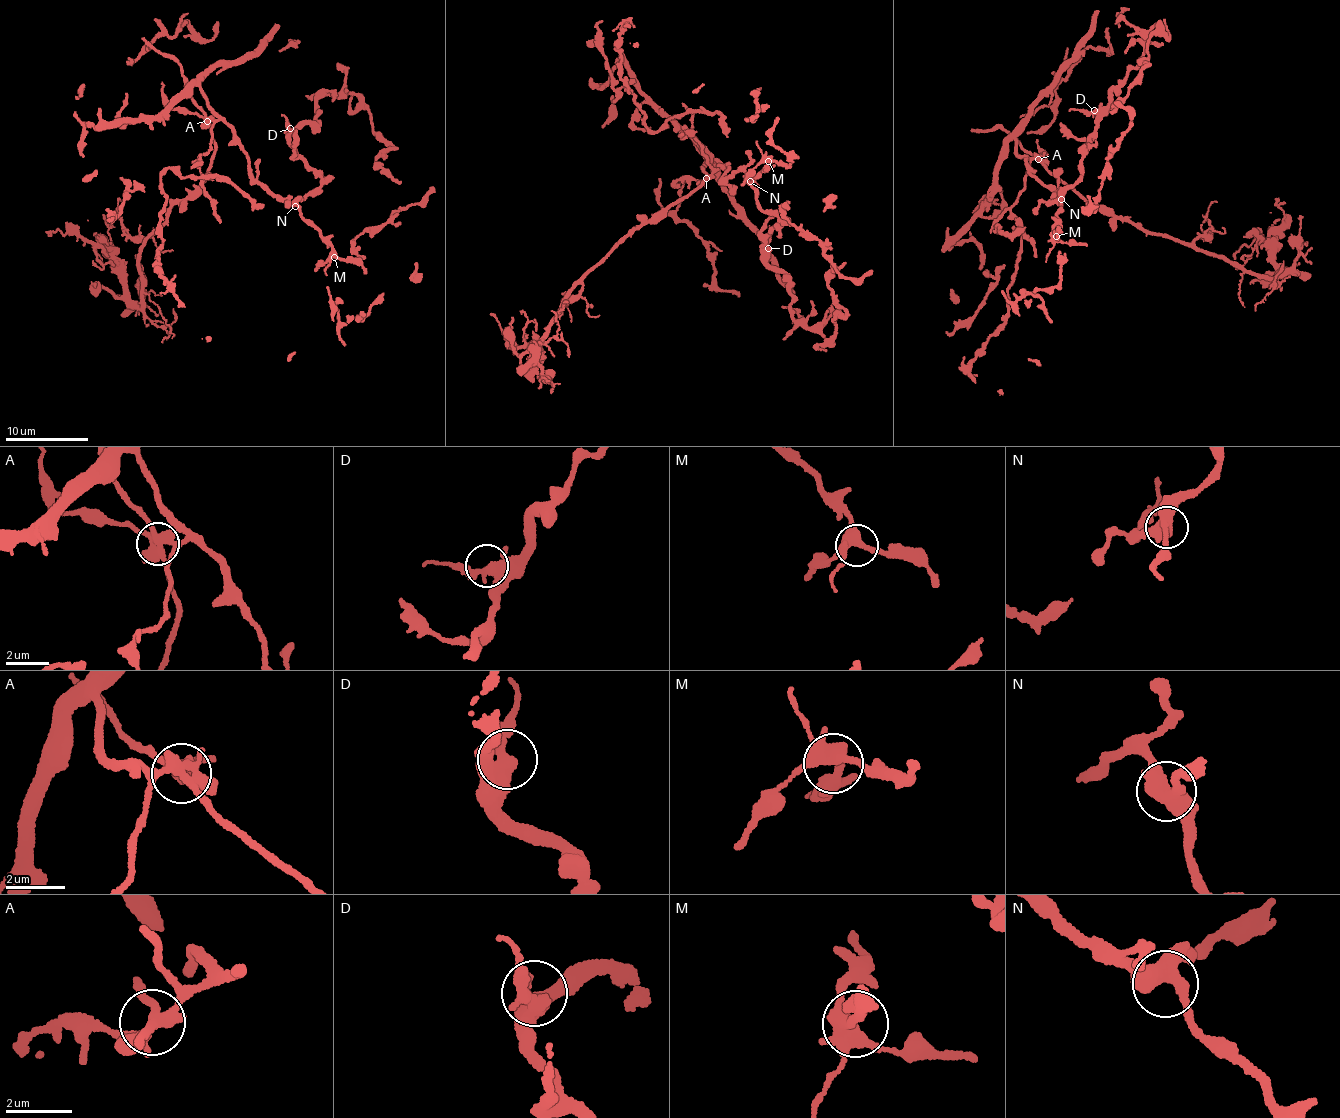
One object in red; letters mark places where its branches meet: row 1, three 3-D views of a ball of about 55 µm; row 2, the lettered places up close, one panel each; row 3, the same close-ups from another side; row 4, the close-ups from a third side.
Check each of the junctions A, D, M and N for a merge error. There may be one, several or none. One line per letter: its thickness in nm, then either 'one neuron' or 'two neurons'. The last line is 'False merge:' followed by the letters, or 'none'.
A: 360 nm thick; two neurons
D: 400 nm thick; one neuron
M: 400 nm thick; one neuron
N: 420 nm thick; one neuron
False merge: A

